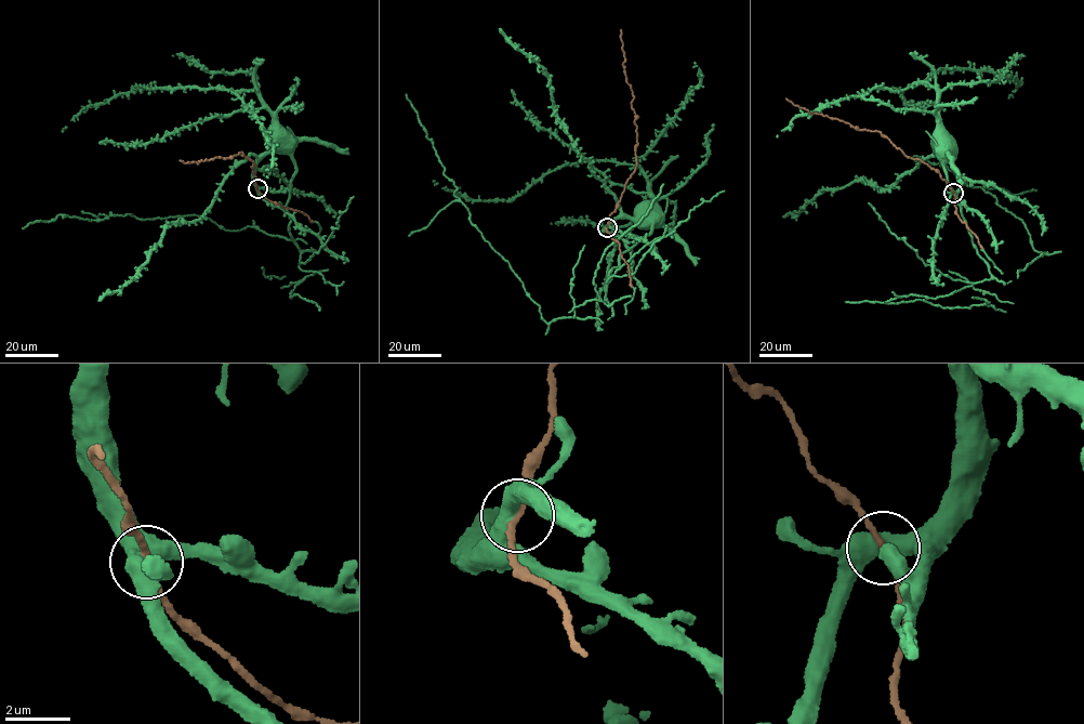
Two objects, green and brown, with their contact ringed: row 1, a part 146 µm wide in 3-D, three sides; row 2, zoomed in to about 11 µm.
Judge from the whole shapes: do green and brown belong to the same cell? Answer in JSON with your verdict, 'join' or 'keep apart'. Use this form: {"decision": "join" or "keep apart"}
{"decision": "join"}

